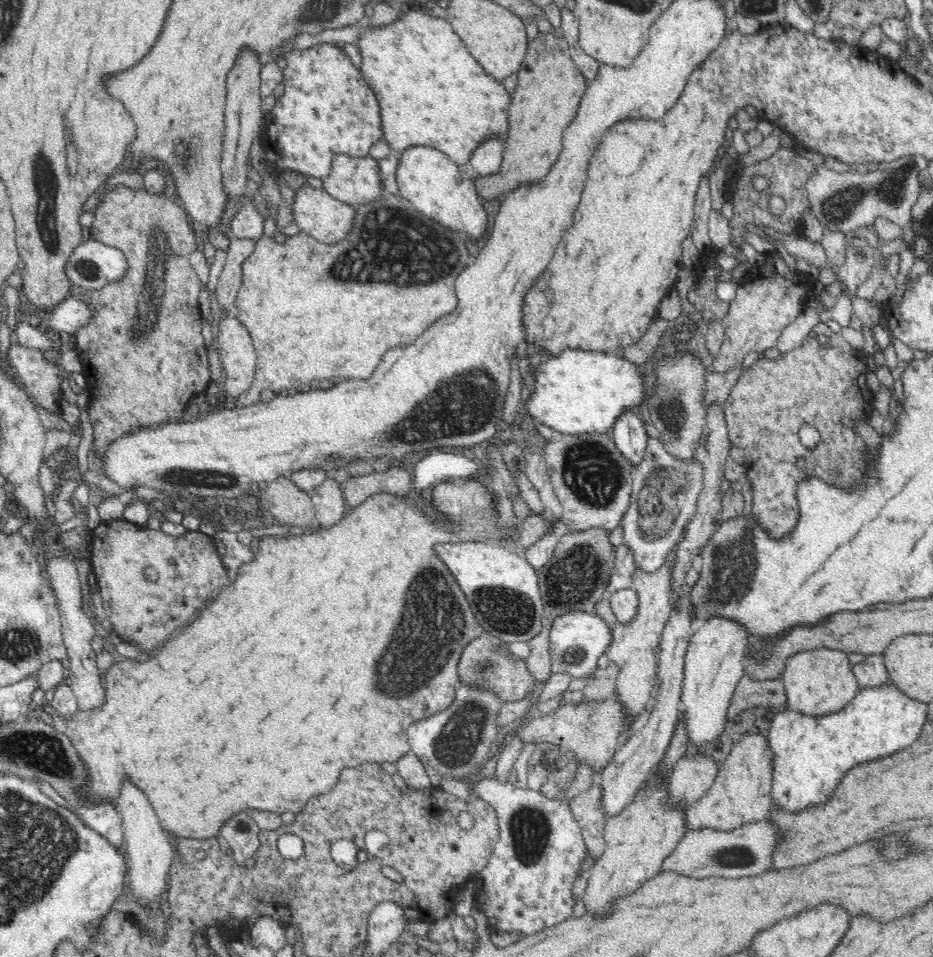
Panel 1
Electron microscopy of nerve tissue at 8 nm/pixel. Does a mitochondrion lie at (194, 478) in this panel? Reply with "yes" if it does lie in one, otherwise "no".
yes

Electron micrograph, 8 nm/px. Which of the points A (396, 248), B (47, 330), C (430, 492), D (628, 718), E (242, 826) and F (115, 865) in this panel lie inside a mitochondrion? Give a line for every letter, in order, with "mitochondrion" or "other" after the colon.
A: mitochondrion
B: other
C: other
D: other
E: other
F: other

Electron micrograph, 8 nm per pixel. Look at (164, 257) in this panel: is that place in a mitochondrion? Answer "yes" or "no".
yes

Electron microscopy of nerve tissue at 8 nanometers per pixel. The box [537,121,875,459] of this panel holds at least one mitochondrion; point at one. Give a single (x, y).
(838, 208)

